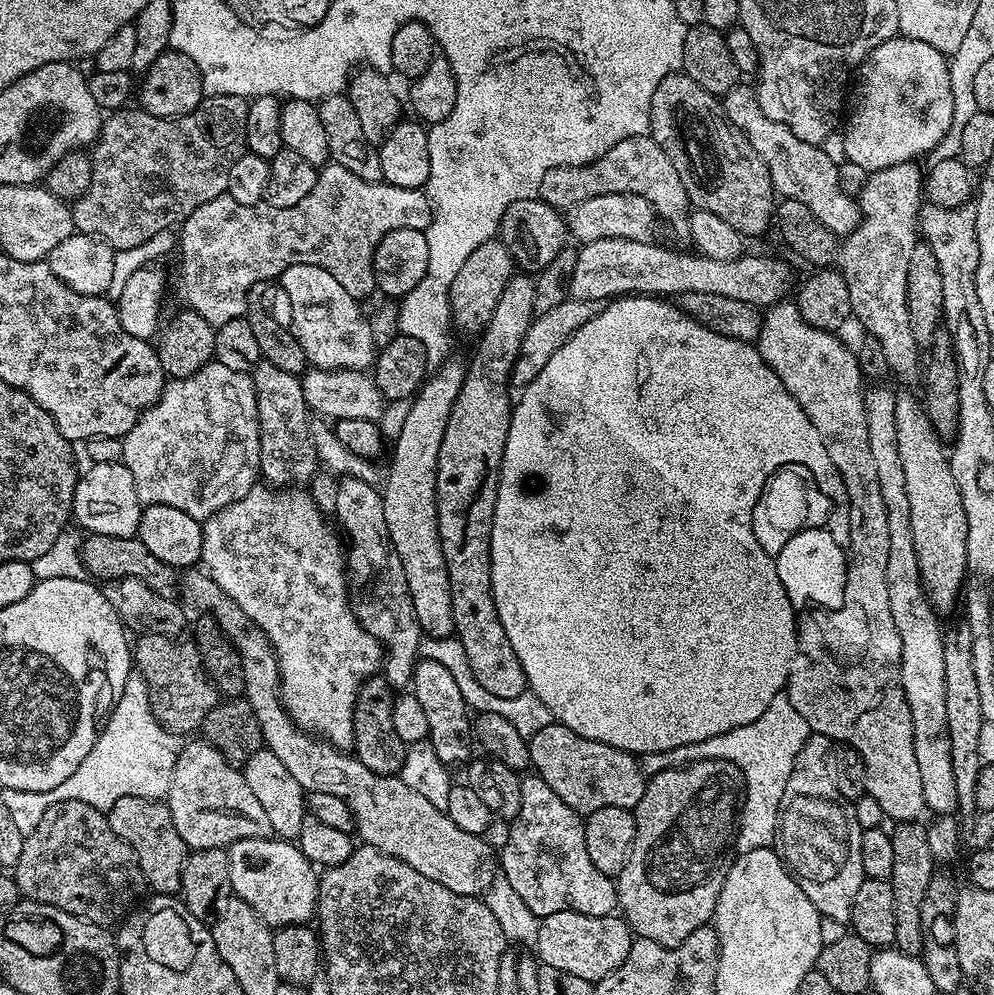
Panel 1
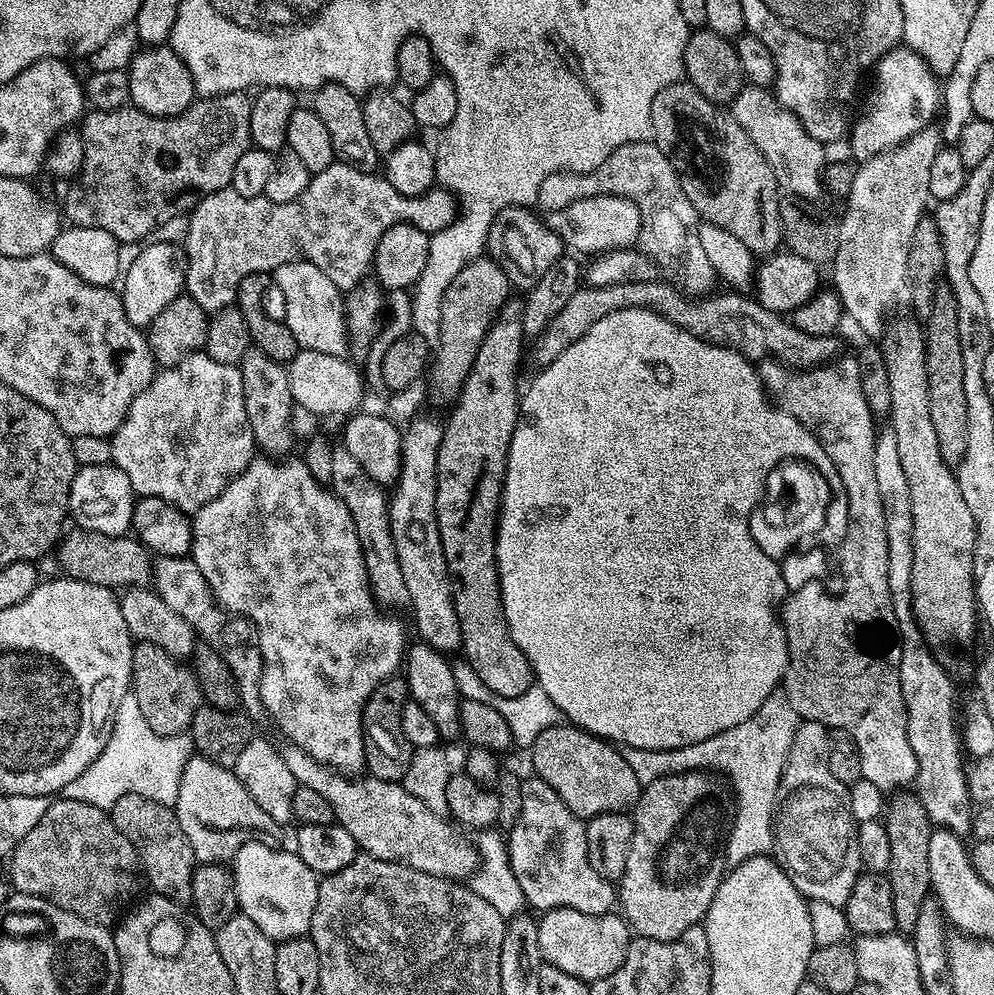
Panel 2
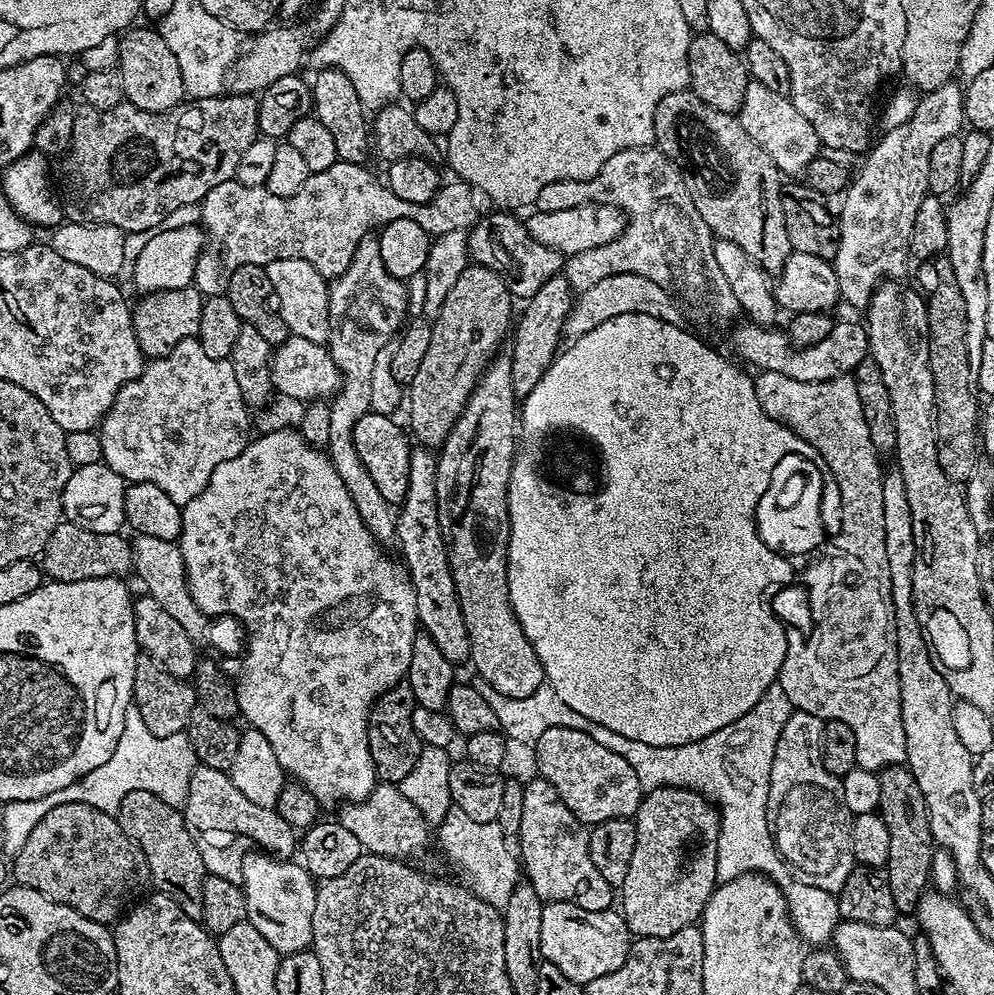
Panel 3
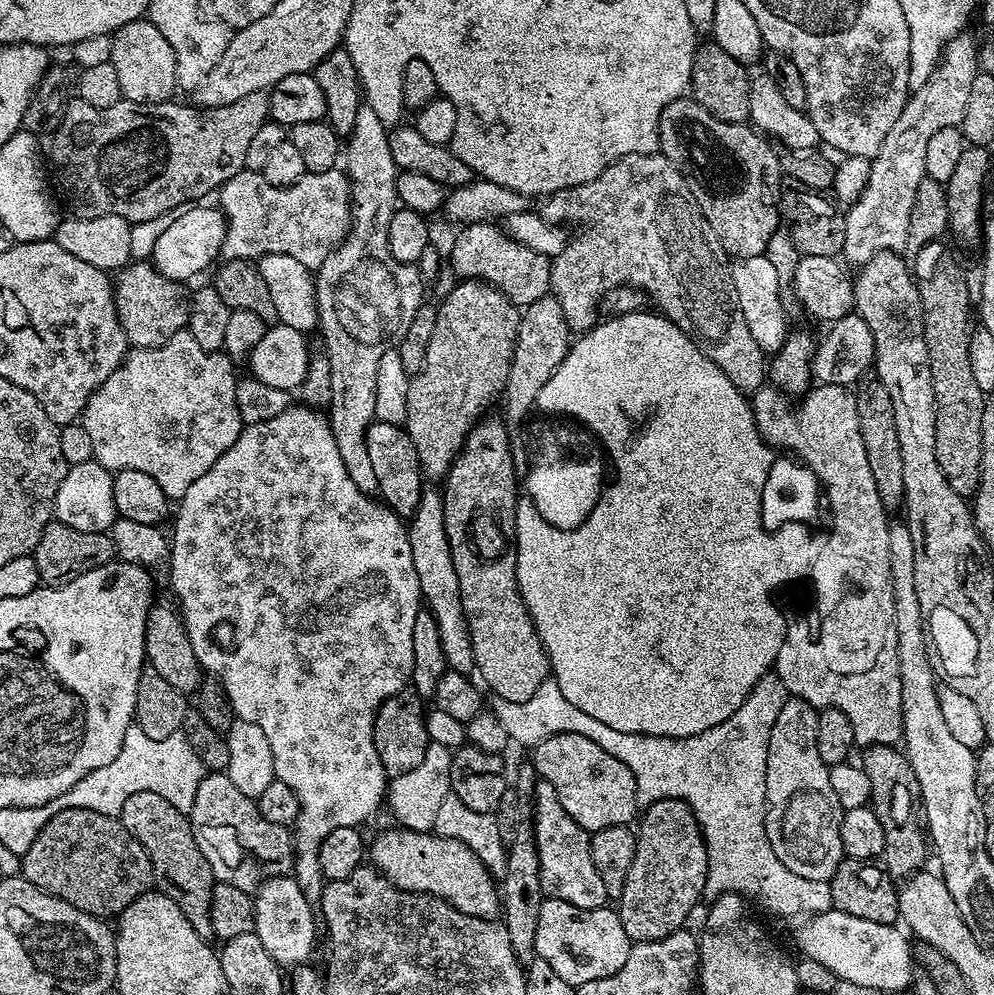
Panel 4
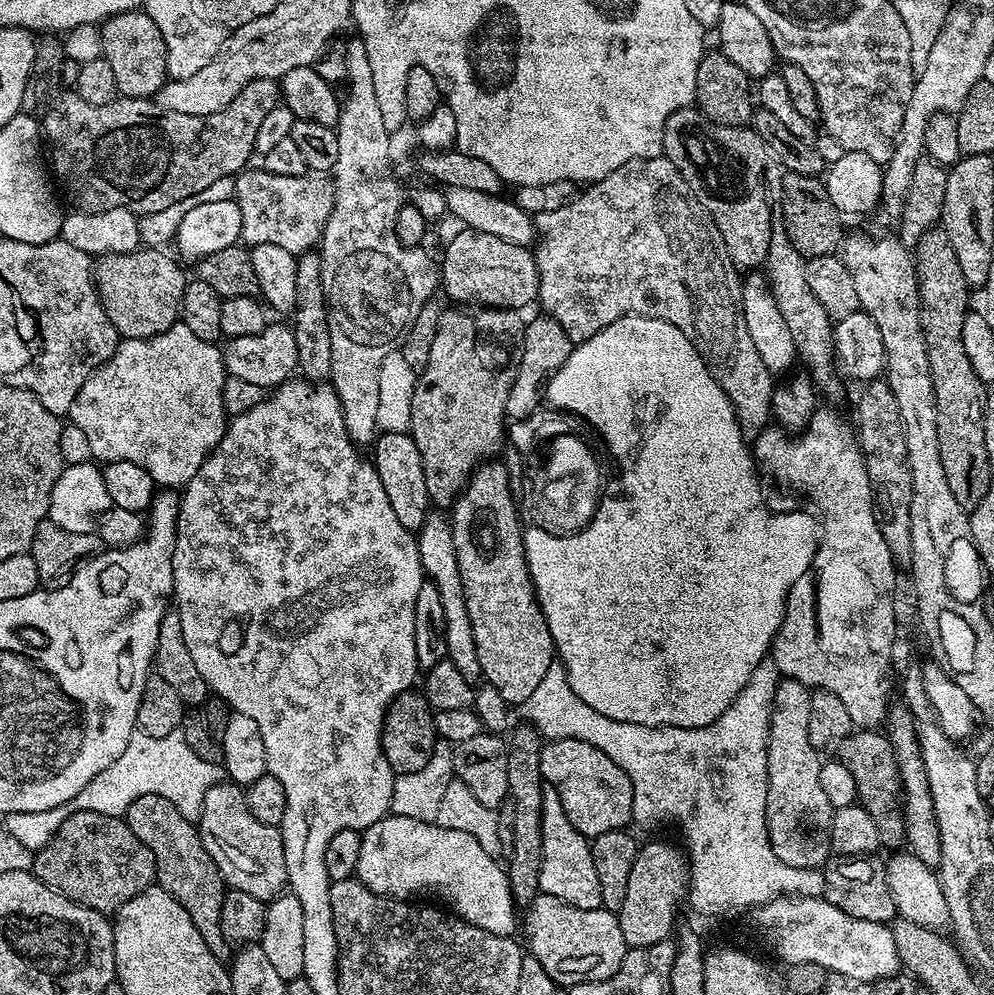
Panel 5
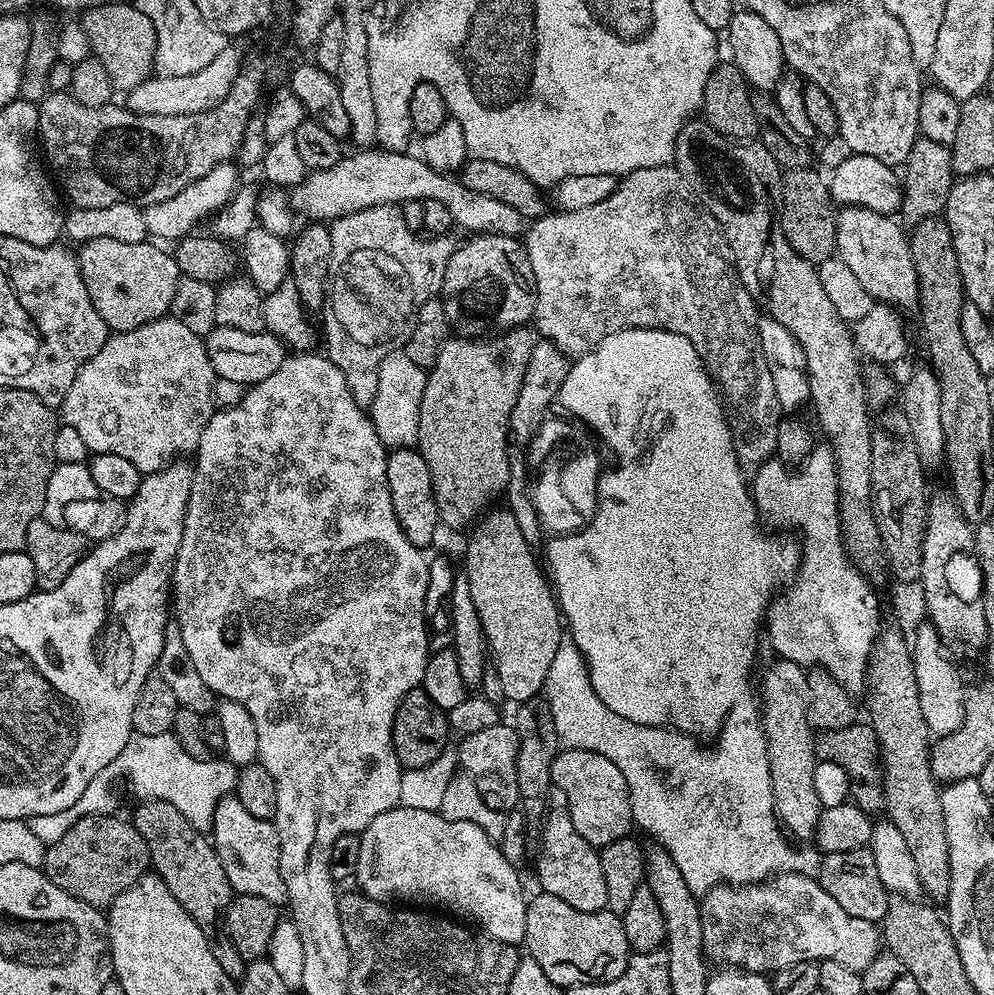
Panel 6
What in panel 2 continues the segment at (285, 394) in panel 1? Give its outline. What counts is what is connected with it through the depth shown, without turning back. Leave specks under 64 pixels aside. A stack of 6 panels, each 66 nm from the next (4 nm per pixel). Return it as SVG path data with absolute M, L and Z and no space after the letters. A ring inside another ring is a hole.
M259 350L249 351L238 367L242 374L242 386L246 398L246 418L250 418L250 430L256 439L257 449L264 454L291 453L288 451L292 448L292 436L294 437L294 401L287 367L270 359L266 353Z

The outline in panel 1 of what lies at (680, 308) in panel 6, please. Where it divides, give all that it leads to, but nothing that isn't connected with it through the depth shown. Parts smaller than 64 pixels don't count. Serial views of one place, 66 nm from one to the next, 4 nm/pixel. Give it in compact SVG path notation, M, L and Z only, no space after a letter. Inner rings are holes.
M651 135L626 138L618 142L618 146L606 150L602 158L589 164L549 168L546 178L542 178L540 183L539 199L545 200L552 208L567 210L586 198L611 192L644 196L663 223L665 220L672 228L687 229L690 201L686 186L682 186L682 178L678 178L674 162L666 158L662 146L658 146L658 142Z

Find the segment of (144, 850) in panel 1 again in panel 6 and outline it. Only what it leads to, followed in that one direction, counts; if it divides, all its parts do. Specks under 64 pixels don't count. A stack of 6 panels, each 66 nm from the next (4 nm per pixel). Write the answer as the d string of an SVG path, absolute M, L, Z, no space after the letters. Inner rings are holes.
M141 799L140 804L130 813L130 819L138 834L148 847L148 859L155 875L164 879L170 894L178 898L178 906L198 922L202 934L211 938L214 958L218 958L218 966L226 970L233 978L244 975L246 961L238 954L234 942L227 935L215 936L217 925L221 923L225 910L234 895L230 886L230 878L226 878L226 870L222 870L222 862L216 853L211 839L201 829L195 828L186 818L165 800Z

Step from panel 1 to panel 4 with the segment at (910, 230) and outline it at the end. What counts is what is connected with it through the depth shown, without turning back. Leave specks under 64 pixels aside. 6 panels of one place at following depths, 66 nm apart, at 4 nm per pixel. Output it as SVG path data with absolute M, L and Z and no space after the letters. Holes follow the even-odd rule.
M968 35L956 36L944 48L940 65L932 77L909 95L902 114L898 114L898 122L894 122L890 134L886 134L886 142L882 142L882 150L871 157L866 190L862 190L860 197L847 209L844 218L846 242L842 256L849 265L863 266L880 252L899 253L907 245L914 194L918 194L918 186L926 179L926 146L938 130L959 128L966 114L970 85L974 83L978 71L976 40Z

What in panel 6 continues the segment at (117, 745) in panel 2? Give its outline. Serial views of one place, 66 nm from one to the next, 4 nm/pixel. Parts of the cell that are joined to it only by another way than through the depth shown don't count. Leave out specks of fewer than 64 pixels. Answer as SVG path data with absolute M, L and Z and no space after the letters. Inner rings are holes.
M171 732L153 736L134 734L130 742L126 742L126 750L122 750L122 753L124 776L136 798L170 802L195 828L211 829L218 802L223 796L233 795L237 765L227 758L190 758Z

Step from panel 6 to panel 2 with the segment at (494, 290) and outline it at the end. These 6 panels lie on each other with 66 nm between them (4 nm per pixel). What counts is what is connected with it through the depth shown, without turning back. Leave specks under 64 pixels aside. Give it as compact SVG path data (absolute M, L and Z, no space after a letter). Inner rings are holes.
M528 206L503 208L488 227L487 255L499 262L504 273L508 275L509 285L513 289L527 290L535 286L538 278L542 278L542 274L546 274L546 270L550 270L554 266L554 262L558 262L558 258L565 255L566 252L562 238L558 238L558 234L554 234L554 230L550 230L547 223L541 217L539 220L532 211L533 209Z

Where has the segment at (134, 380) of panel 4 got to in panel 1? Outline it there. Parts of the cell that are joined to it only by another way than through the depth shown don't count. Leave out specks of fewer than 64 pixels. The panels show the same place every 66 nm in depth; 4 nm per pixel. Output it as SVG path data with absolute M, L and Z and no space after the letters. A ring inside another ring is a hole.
M213 362L202 366L202 370L198 370L192 376L178 378L177 380L169 379L165 383L162 394L156 399L156 403L149 406L140 415L136 425L122 439L124 442L122 446L122 454L124 455L122 463L130 470L130 474L134 474L134 486L138 490L141 505L175 506L177 510L186 510L186 514L190 514L190 518L201 522L209 520L218 510L230 506L238 498L242 498L248 493L260 476L260 427L258 426L256 391L252 385L252 377L249 373L230 370L230 366L222 366Z

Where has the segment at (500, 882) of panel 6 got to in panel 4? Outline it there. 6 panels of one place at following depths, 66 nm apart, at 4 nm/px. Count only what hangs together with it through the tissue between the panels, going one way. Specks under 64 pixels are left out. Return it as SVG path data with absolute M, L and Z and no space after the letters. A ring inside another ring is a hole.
M403 826L393 827L370 844L371 863L390 883L407 892L427 892L462 910L462 914L490 920L501 911L497 881L470 846L440 837L434 831L411 832Z

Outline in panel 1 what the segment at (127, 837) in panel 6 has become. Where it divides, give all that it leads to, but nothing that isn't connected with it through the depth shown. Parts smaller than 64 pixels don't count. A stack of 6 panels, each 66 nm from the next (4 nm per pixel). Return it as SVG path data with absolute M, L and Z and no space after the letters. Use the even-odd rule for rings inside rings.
M78 801L58 802L56 805L50 806L50 808L46 810L38 826L34 827L34 830L31 830L30 834L24 838L22 855L18 858L18 862L14 866L14 879L23 899L33 900L34 902L45 904L46 906L54 906L58 910L66 910L66 914L74 914L79 920L89 920L92 924L101 926L119 925L121 921L129 915L133 905L145 895L143 892L146 892L142 866L138 866L138 858L134 854L134 850L125 840L118 838L118 834L114 834L114 830L110 830L110 822L108 821L107 815L105 815L101 809L95 808L94 806L86 806L86 802Z

